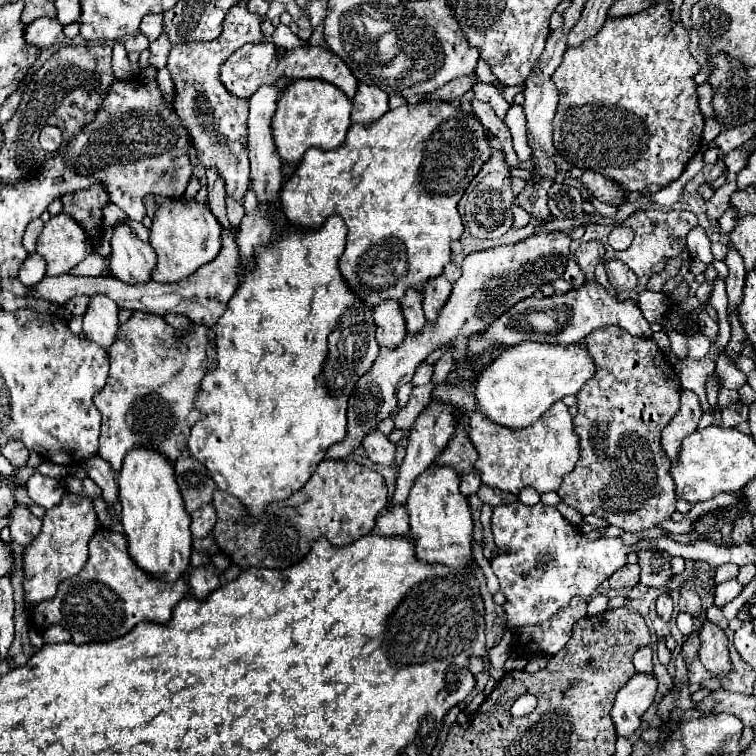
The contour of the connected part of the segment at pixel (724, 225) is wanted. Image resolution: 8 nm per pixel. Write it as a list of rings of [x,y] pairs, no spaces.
[[[729,207],[726,213],[719,219],[720,229],[724,233],[730,233],[736,225],[736,209]]]

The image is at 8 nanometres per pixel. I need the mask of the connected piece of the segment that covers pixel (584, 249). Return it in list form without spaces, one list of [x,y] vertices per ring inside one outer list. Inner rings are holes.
[[[583,242],[575,251],[574,259],[587,276],[586,282],[595,282],[595,266],[604,254],[605,248],[601,242]]]

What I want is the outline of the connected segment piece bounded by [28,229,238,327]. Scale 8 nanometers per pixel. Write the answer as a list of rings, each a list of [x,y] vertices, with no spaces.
[[[236,229],[226,231],[222,235],[222,249],[214,261],[206,263],[194,275],[190,275],[188,279],[178,281],[174,285],[156,283],[156,281],[148,281],[142,285],[126,285],[114,277],[102,277],[102,275],[100,277],[72,277],[66,273],[66,275],[58,275],[58,277],[44,277],[42,283],[28,289],[28,297],[66,305],[72,297],[78,297],[78,295],[86,295],[86,297],[106,295],[112,301],[116,301],[118,307],[124,307],[130,311],[144,311],[144,313],[156,313],[156,315],[182,313],[182,315],[190,317],[190,321],[194,321],[194,323],[214,327],[238,287],[238,279],[234,279],[234,267],[238,267],[238,249],[234,247],[234,231]]]

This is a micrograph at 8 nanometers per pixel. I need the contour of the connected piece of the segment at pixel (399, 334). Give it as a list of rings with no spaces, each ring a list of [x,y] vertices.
[[[386,301],[374,309],[374,321],[376,321],[376,339],[380,347],[396,349],[402,339],[406,337],[406,321],[400,309],[400,303]]]

